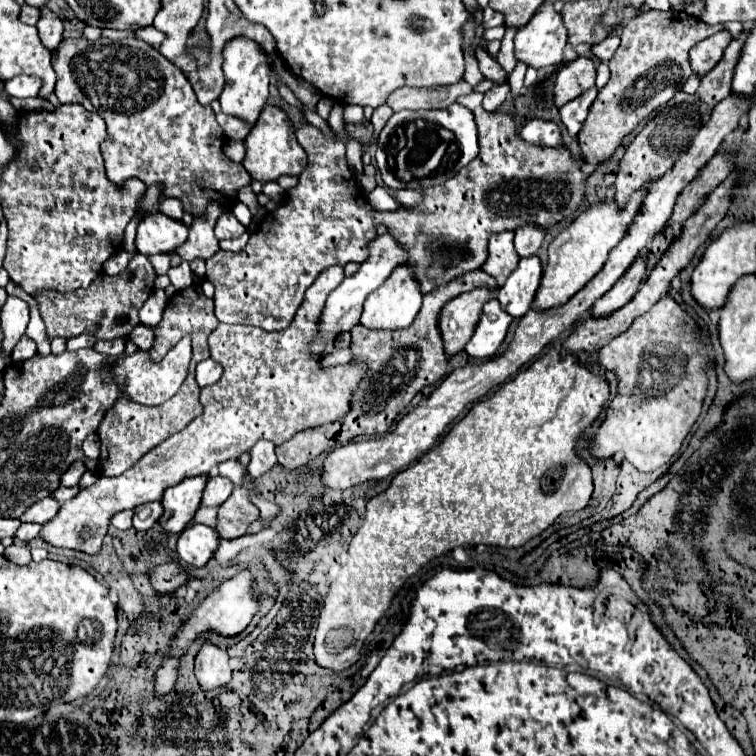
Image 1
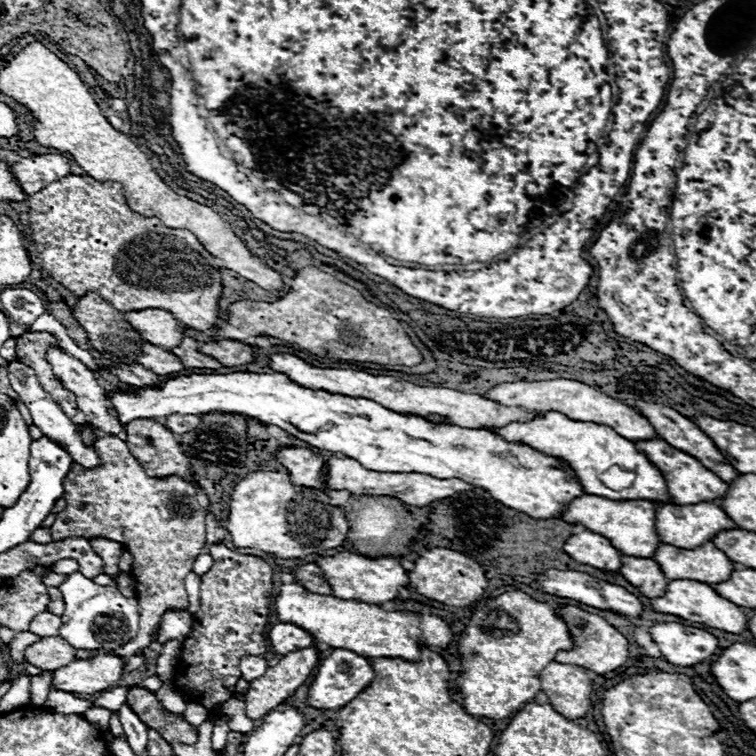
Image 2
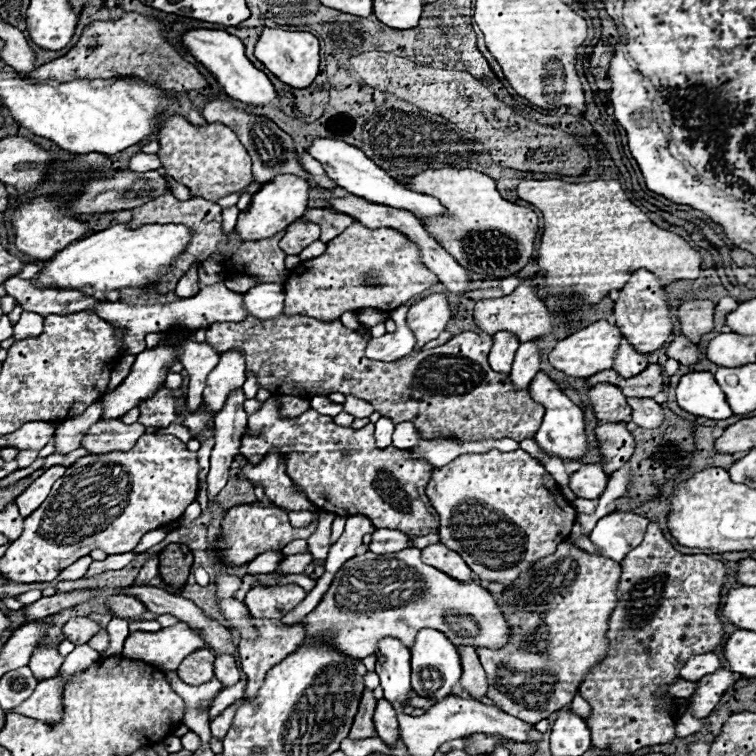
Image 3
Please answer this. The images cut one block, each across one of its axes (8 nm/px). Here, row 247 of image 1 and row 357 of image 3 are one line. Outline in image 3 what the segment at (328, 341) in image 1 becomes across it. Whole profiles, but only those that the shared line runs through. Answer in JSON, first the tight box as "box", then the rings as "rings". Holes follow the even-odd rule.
{"box":[368,304,416,362],"rings":[[[408,304],[400,306],[390,312],[391,319],[396,324],[396,330],[393,333],[386,332],[382,338],[378,338],[376,346],[382,354],[368,354],[368,358],[374,360],[382,360],[382,362],[392,362],[398,360],[406,354],[410,354],[416,346],[416,338],[406,324],[406,312],[408,312]]]}

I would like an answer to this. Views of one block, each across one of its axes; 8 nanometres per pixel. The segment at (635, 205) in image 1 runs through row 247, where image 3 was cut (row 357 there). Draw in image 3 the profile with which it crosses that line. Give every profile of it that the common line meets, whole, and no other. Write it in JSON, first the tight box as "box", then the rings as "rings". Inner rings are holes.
{"box":[550,320,622,378],"rings":[[[598,320],[578,332],[574,332],[572,336],[560,340],[556,344],[556,348],[550,352],[550,364],[556,370],[562,370],[566,376],[574,376],[574,378],[588,378],[596,372],[602,372],[606,368],[612,368],[614,364],[614,356],[616,350],[620,346],[622,340],[622,332],[616,324],[610,324],[608,320]]]}

